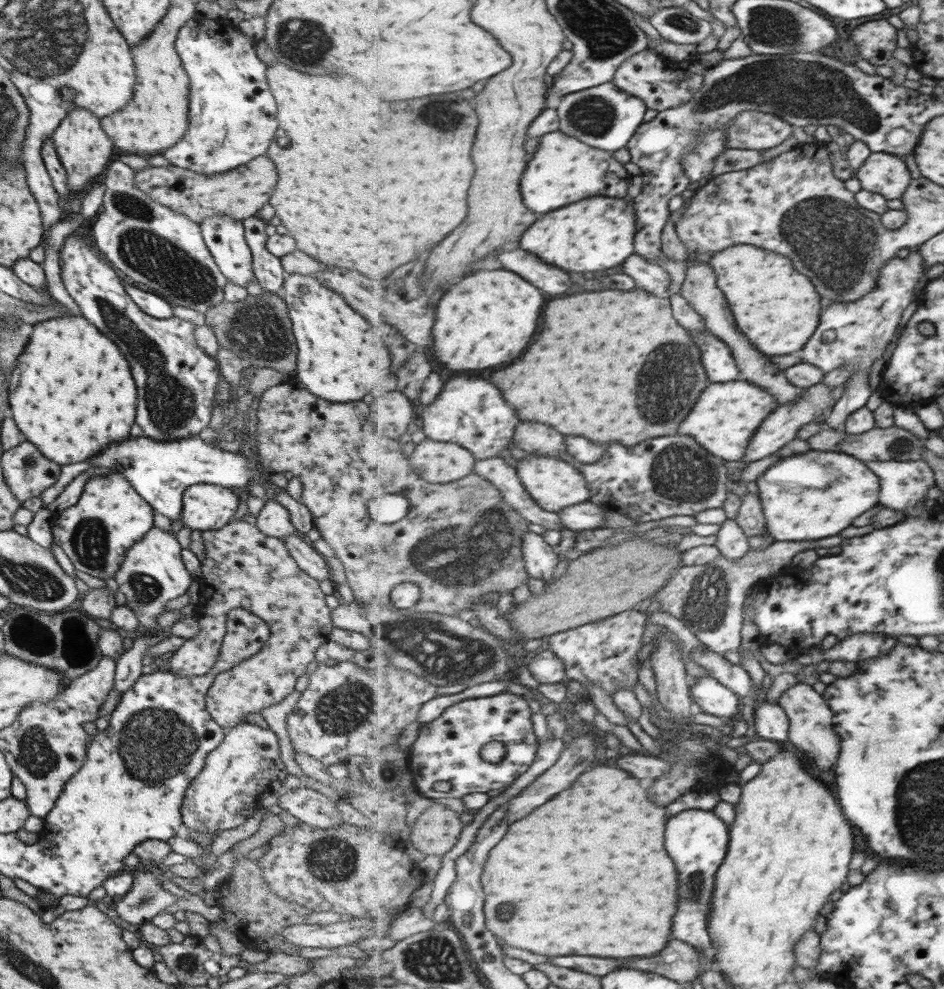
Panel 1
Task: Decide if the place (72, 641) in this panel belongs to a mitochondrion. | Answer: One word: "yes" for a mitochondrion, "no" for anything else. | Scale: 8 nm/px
yes

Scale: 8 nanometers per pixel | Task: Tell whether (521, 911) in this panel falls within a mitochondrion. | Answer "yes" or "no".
yes

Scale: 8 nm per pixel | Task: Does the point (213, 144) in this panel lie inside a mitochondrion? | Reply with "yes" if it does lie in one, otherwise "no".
yes

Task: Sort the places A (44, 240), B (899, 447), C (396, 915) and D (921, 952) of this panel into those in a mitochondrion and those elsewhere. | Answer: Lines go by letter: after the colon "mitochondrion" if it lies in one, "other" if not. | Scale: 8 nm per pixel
A: other
B: mitochondrion
C: other
D: other

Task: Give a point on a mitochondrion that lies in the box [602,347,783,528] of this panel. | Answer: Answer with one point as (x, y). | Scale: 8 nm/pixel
(680, 475)

